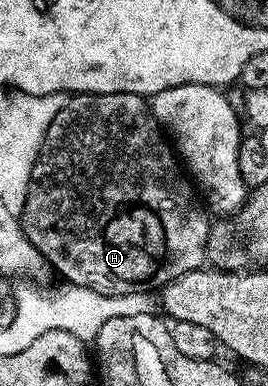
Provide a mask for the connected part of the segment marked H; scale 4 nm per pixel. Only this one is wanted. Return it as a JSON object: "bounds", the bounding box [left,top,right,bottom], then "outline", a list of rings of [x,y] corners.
{"bounds":[20,94,212,296],"outline":[[[74,94],[67,101],[66,107],[56,116],[56,120],[48,124],[44,144],[32,168],[28,196],[24,200],[24,208],[20,211],[20,221],[22,231],[26,233],[30,243],[42,253],[43,258],[53,269],[55,266],[66,277],[63,279],[69,285],[92,288],[101,294],[137,296],[137,294],[144,293],[145,290],[161,291],[162,287],[172,280],[193,270],[203,269],[212,218],[204,209],[203,203],[196,197],[195,187],[191,179],[184,173],[175,147],[170,142],[166,143],[164,135],[167,138],[151,110],[151,103],[141,94]]]}

